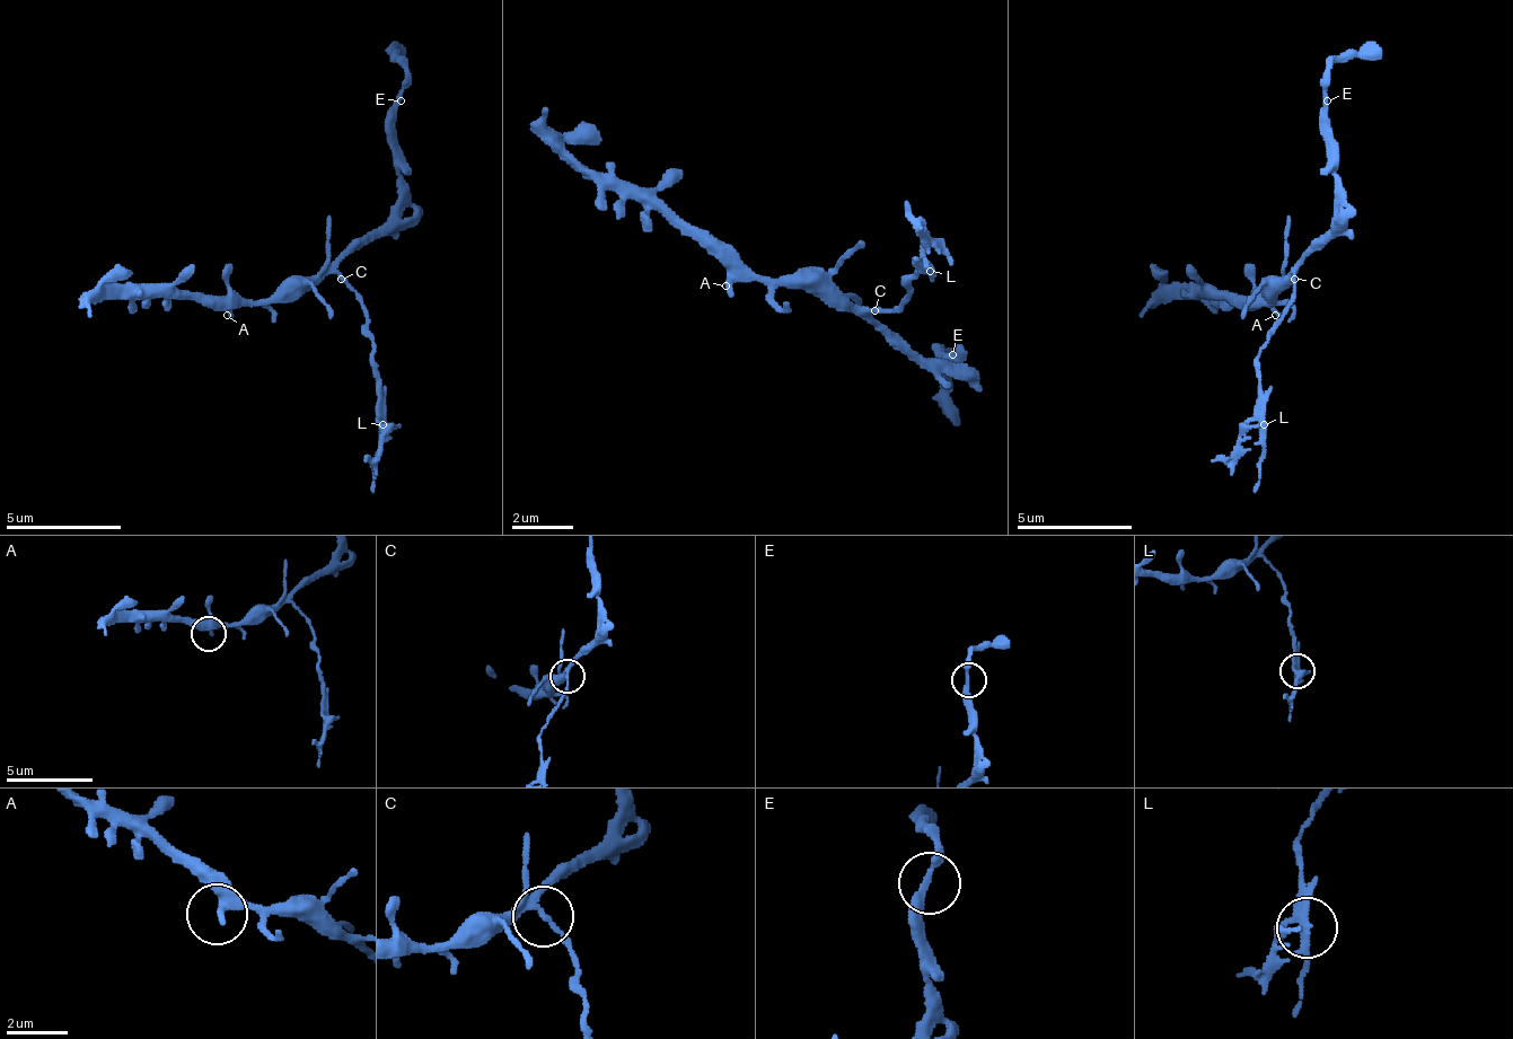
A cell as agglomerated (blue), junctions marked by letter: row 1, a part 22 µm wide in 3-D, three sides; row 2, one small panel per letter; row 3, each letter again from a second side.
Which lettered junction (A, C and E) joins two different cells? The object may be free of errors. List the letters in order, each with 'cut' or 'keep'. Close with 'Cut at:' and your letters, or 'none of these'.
A: keep
C: cut
E: keep
Cut at: C

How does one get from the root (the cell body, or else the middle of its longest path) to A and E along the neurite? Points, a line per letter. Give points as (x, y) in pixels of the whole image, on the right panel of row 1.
A: (1287, 280), (1269, 304), (1275, 315)
E: (1287, 280), (1334, 228), (1334, 130), (1327, 124), (1327, 100)

